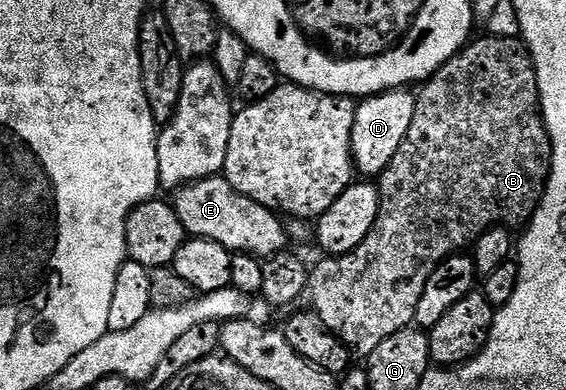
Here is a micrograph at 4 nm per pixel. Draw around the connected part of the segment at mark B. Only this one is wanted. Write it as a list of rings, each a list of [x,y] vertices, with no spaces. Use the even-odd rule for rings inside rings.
[[[491,37],[471,40],[462,52],[457,53],[447,65],[443,65],[429,81],[421,86],[422,93],[417,94],[416,115],[412,115],[412,127],[408,127],[408,135],[404,143],[400,143],[400,151],[392,155],[392,163],[382,172],[380,178],[380,200],[378,202],[378,218],[374,229],[358,244],[351,253],[342,253],[338,257],[327,256],[318,266],[310,269],[310,278],[306,284],[304,301],[309,308],[338,336],[350,349],[351,354],[369,359],[372,351],[388,339],[388,335],[396,335],[396,331],[409,329],[415,324],[416,303],[420,303],[420,295],[424,295],[424,287],[436,271],[436,267],[447,257],[461,254],[469,250],[474,242],[480,239],[491,227],[501,223],[506,227],[525,226],[538,210],[542,202],[542,193],[546,189],[546,180],[550,178],[550,136],[542,123],[542,107],[538,103],[538,80],[534,70],[534,60],[530,51],[518,37]]]

